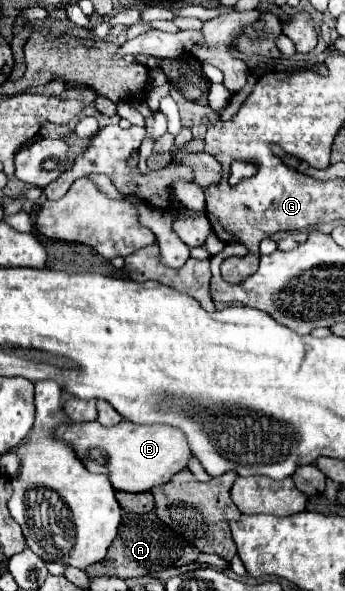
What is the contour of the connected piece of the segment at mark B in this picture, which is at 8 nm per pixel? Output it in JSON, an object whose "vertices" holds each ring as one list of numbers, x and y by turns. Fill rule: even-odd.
{"vertices":[[123,420,111,428,101,426,99,422,83,422,57,430,57,436,69,442,81,462,95,472,109,476,115,490,123,492,147,492,153,486,161,486,173,478,173,474,187,468,193,452,181,430,165,424,141,426,129,420]]}

